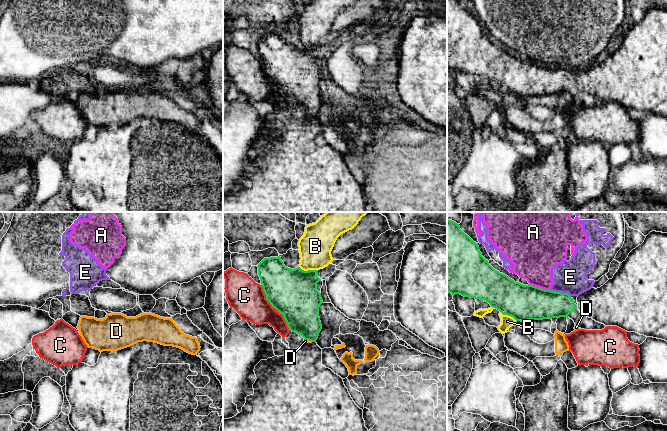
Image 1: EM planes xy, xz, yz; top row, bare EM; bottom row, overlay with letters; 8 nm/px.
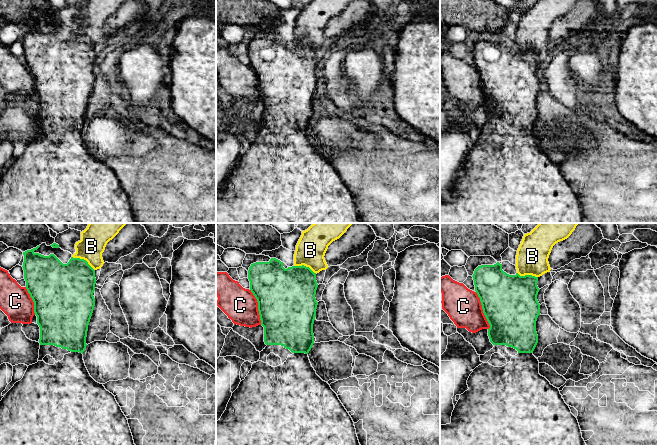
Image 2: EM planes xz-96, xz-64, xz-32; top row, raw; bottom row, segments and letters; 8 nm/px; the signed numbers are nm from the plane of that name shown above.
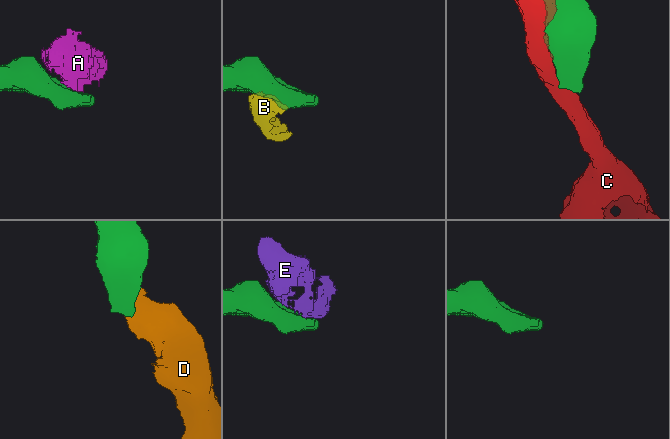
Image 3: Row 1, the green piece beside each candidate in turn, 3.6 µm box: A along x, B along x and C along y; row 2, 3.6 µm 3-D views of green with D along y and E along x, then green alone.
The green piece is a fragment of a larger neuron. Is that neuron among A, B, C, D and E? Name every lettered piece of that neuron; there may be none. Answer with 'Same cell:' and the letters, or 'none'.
Same cell: none

